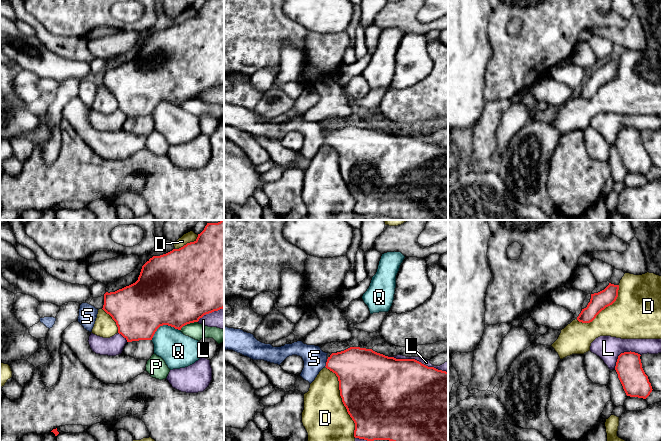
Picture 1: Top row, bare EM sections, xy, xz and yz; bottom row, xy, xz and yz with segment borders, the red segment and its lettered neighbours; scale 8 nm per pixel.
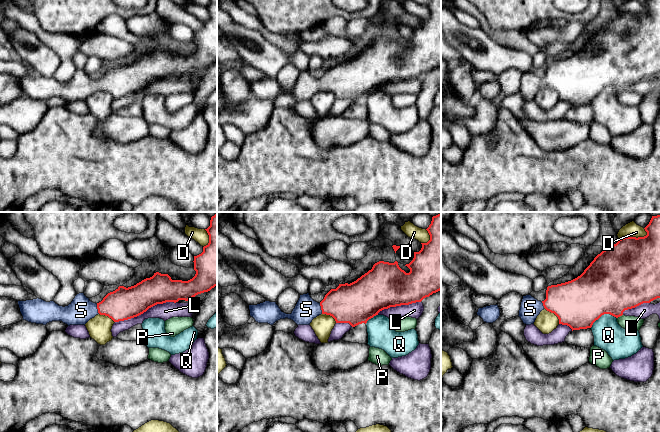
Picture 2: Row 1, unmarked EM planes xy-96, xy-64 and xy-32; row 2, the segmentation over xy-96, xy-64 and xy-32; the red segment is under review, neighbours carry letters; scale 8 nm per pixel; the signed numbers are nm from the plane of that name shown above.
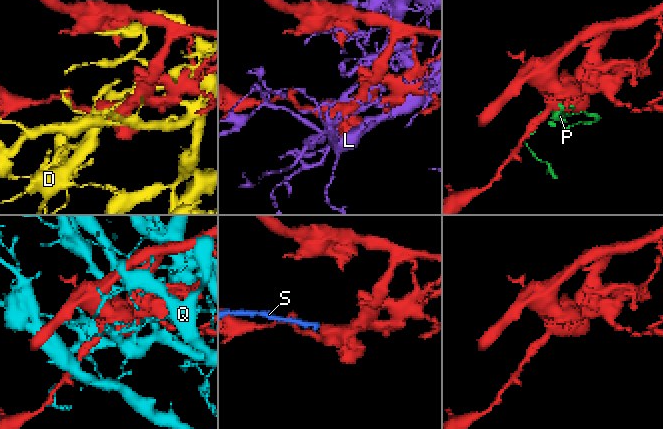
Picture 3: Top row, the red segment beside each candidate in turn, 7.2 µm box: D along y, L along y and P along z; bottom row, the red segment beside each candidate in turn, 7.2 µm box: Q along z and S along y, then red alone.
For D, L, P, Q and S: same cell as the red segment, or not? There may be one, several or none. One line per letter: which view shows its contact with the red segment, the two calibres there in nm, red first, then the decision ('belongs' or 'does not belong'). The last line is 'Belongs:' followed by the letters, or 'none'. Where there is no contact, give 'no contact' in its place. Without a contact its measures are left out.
D: meets red in xz; 500 nm thick on the red side, 360 nm on the other; does not belong
L: meets red in xz; 500 nm thick on the red side, 70 nm on the other; does not belong
P: meets red in xy; 500 nm thick on the red side, 130 nm on the other; does not belong
Q: meets red in xy; 500 nm thick on the red side, 280 nm on the other; does not belong
S: meets red in xz; 340 nm thick on the red side, 180 nm on the other; belongs
Belongs: S

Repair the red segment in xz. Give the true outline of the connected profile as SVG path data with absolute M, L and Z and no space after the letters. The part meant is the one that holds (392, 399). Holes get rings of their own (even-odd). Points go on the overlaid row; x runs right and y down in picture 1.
M224 326L224 350L233 350L253 360L264 360L280 365L287 357L300 356L304 368L300 376L310 384L323 368L336 374L342 402L355 423L354 437L367 441L448 441L448 372L428 367L415 359L396 359L377 353L372 349L350 347L344 351L328 353L319 346L307 345L302 341L273 347L258 341L253 334L241 329Z

